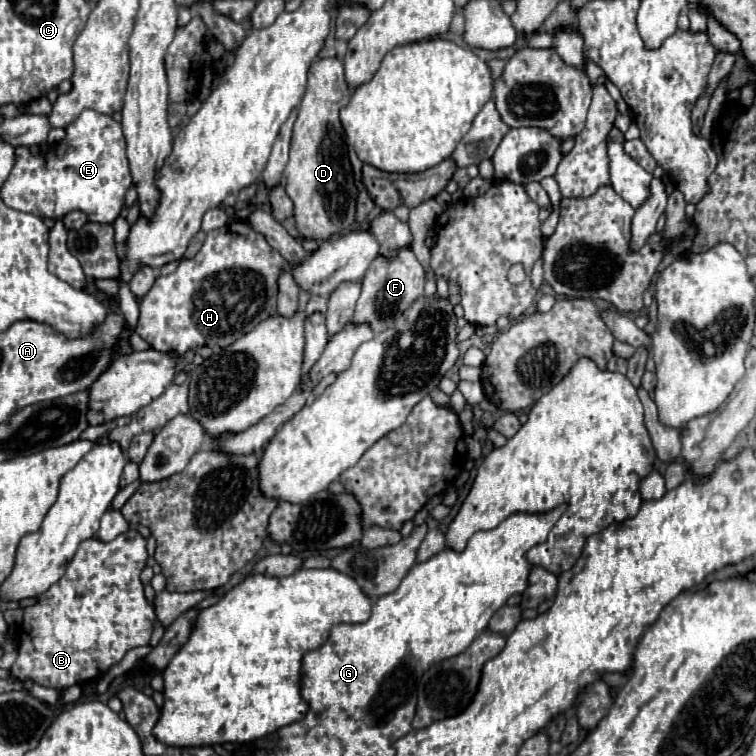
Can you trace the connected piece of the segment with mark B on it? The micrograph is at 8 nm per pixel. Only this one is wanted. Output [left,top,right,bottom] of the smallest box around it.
[11,529,157,689]

